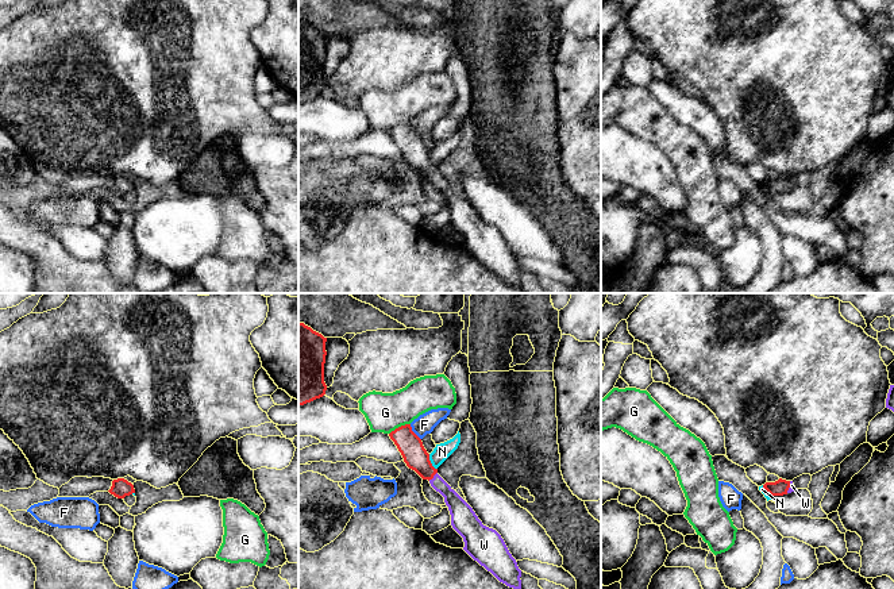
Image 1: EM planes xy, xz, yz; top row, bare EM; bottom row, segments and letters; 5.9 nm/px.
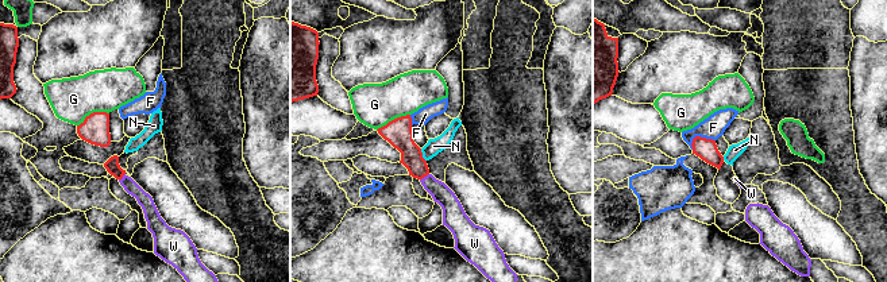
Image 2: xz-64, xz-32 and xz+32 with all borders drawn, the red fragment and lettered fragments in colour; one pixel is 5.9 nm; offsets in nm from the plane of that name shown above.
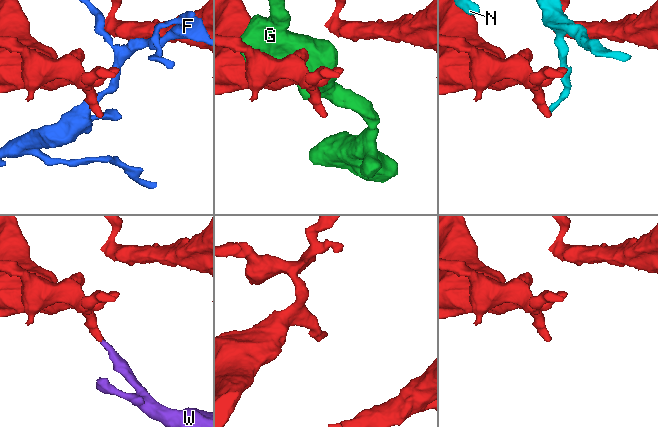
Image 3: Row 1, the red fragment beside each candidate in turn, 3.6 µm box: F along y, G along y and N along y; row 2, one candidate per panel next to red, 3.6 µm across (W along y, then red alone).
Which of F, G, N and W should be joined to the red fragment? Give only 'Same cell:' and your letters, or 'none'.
Same cell: W

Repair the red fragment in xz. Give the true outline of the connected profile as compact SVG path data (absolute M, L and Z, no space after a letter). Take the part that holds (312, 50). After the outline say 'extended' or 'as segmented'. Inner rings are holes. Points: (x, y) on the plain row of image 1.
M298 19L298 103L325 92L325 39L321 31Z | as segmented

